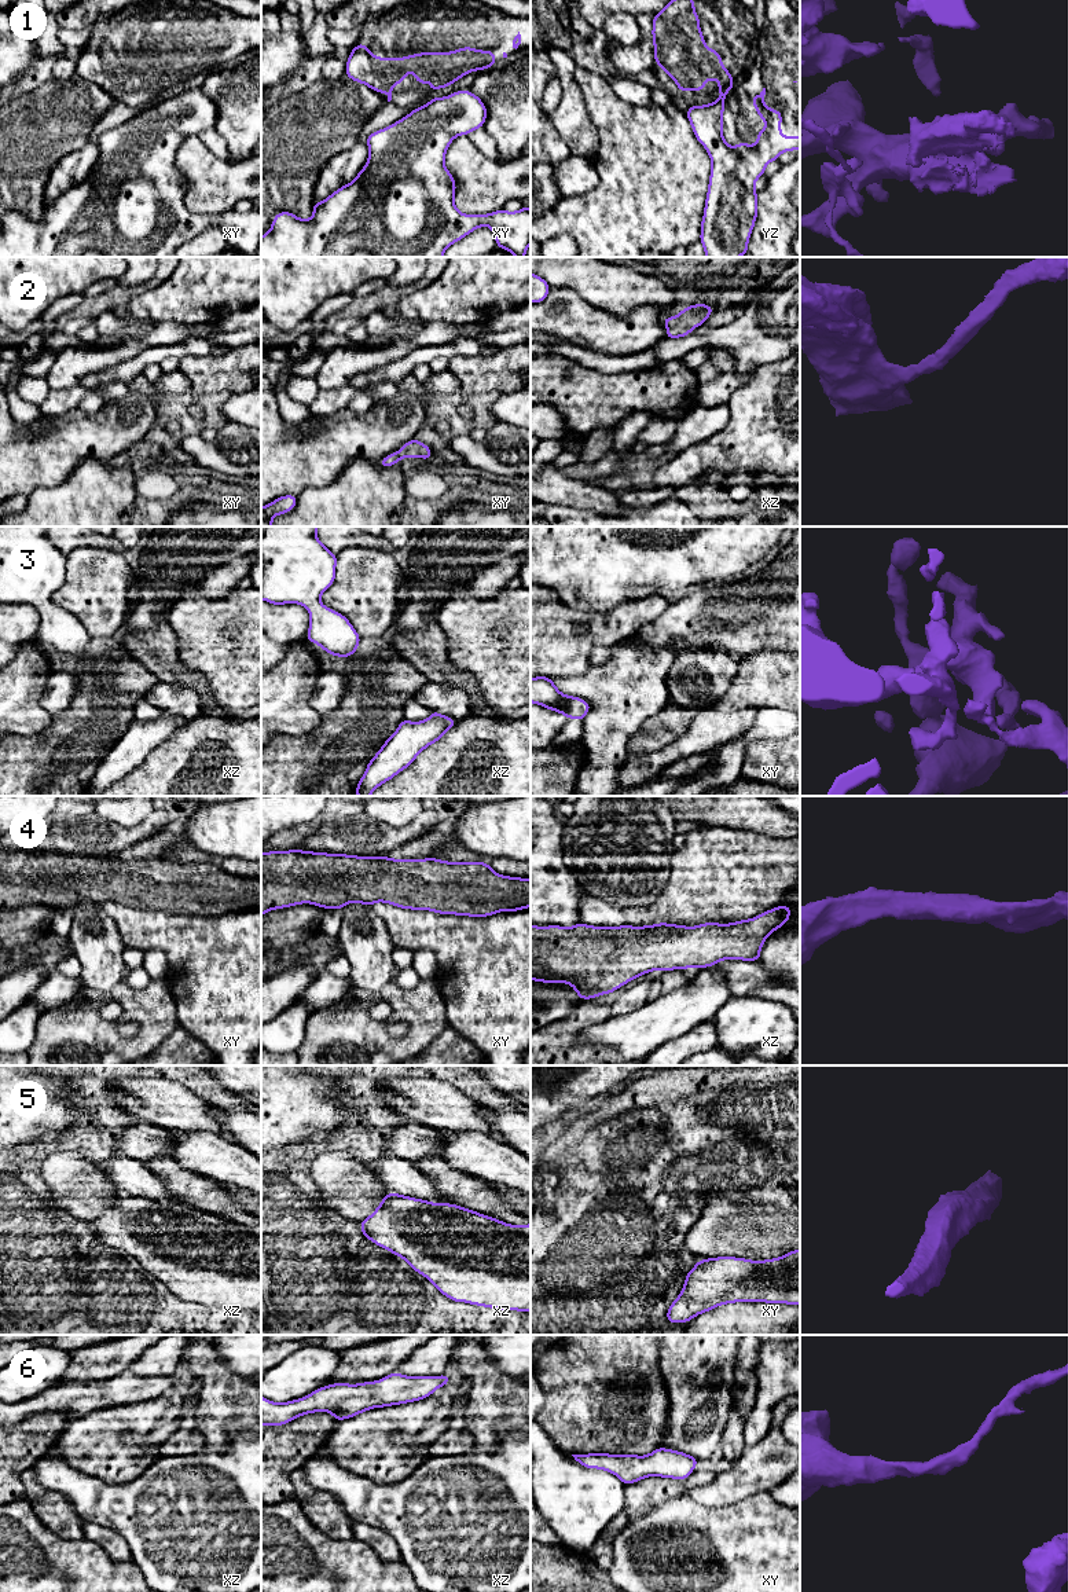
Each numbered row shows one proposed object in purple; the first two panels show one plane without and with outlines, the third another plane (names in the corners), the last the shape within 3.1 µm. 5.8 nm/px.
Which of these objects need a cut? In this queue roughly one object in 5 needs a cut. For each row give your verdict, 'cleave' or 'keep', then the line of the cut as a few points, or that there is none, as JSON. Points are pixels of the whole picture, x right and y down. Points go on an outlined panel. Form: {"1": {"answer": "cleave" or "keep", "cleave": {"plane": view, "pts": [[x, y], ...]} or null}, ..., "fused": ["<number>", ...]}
{"1": {"answer": "cleave", "cleave": {"plane": "yz", "pts": [[718, 99], [723, 101]]}}, "2": {"answer": "keep", "cleave": null}, "3": {"answer": "keep", "cleave": null}, "4": {"answer": "keep", "cleave": null}, "5": {"answer": "keep", "cleave": null}, "6": {"answer": "keep", "cleave": null}, "fused": ["1"]}

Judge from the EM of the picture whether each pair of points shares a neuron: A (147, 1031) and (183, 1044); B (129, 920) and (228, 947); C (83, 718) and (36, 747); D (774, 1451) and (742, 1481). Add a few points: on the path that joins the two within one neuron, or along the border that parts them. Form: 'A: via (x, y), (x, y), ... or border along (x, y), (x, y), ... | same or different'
A: border along (178, 1024), (151, 1051) | different
B: via (154, 930), (175, 934), (197, 947), (204, 947) | same
C: via (72, 729), (54, 747), (47, 747) | same
D: via (766, 1459), (751, 1473) | same

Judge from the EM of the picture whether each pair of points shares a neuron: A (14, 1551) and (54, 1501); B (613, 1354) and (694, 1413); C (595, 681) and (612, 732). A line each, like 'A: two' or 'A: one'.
A: two
B: two
C: one

